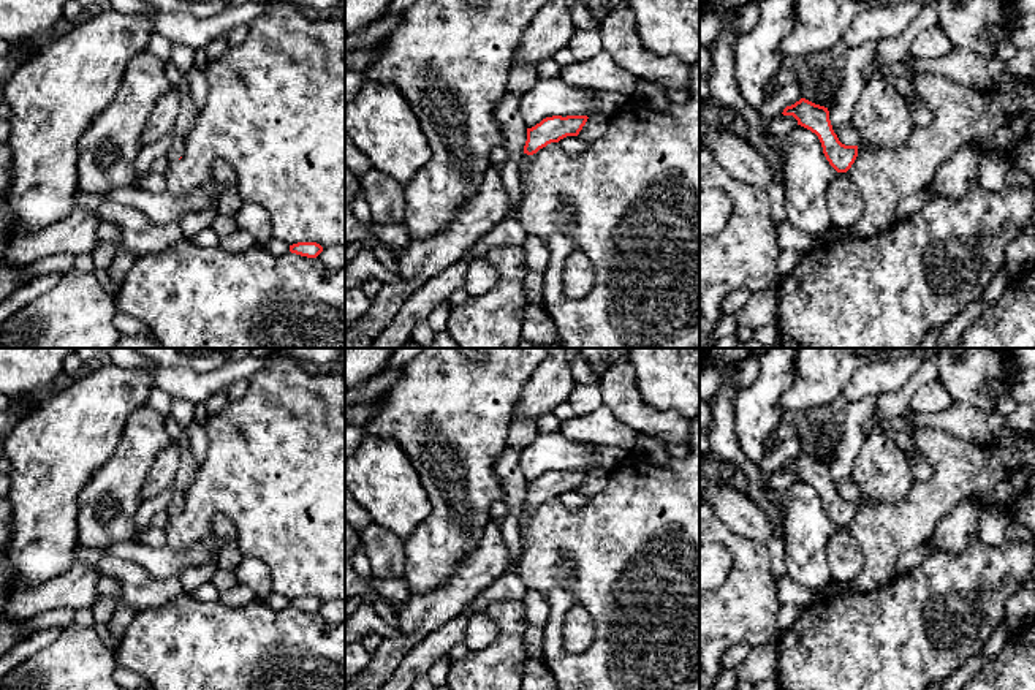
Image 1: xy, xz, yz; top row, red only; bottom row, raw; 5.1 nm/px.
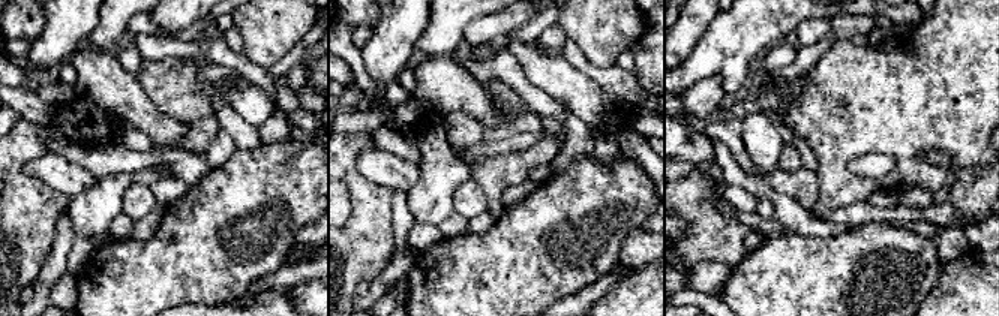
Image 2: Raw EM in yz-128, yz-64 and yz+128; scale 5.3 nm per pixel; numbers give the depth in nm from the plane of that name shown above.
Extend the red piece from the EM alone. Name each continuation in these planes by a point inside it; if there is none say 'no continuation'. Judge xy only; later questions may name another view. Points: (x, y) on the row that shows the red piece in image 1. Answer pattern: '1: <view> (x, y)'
no continuation

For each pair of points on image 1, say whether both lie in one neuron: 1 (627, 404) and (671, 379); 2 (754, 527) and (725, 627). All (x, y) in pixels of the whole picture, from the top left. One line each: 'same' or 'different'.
1: different
2: different

